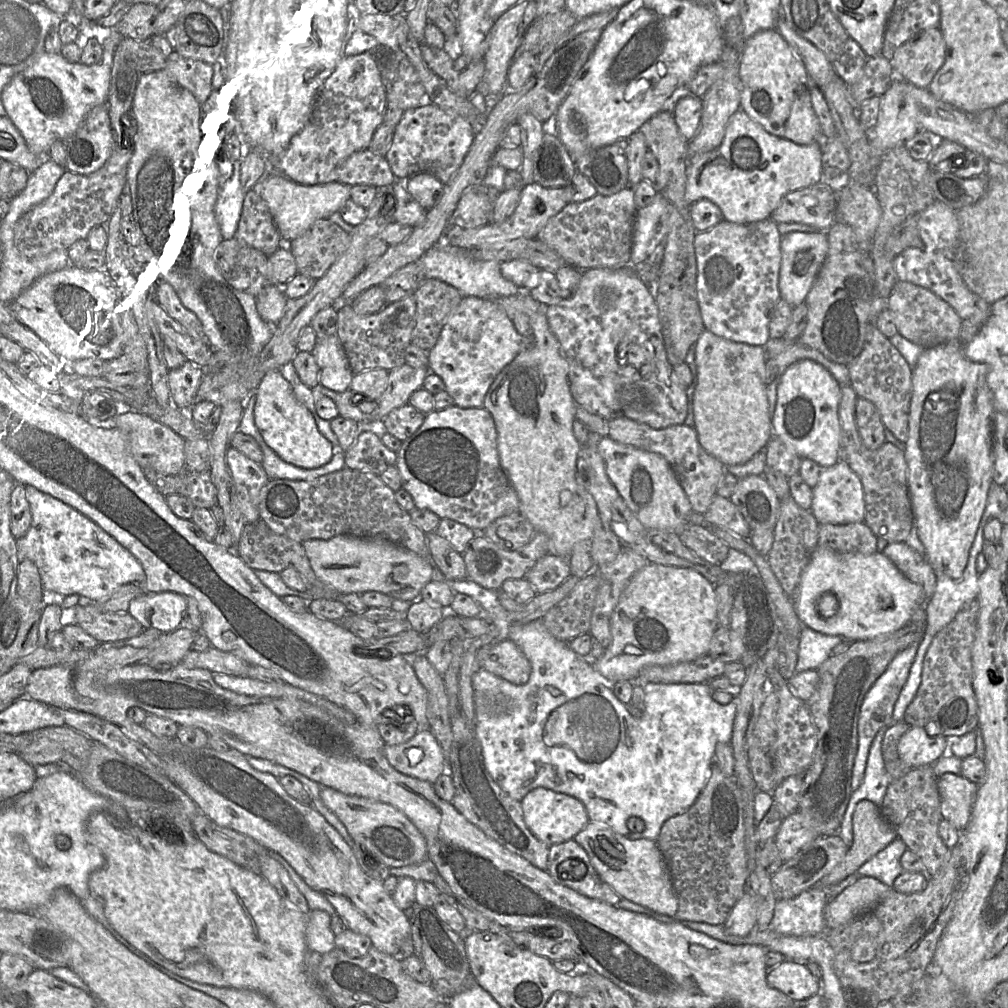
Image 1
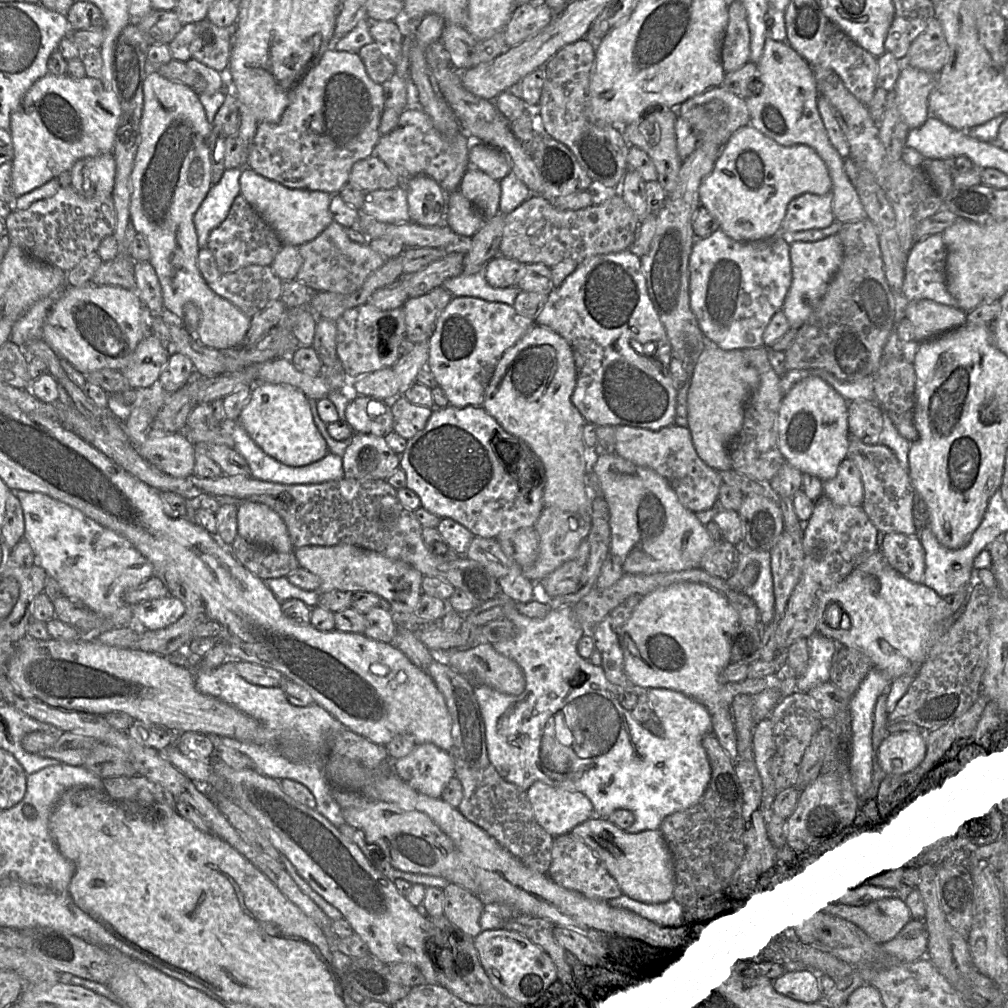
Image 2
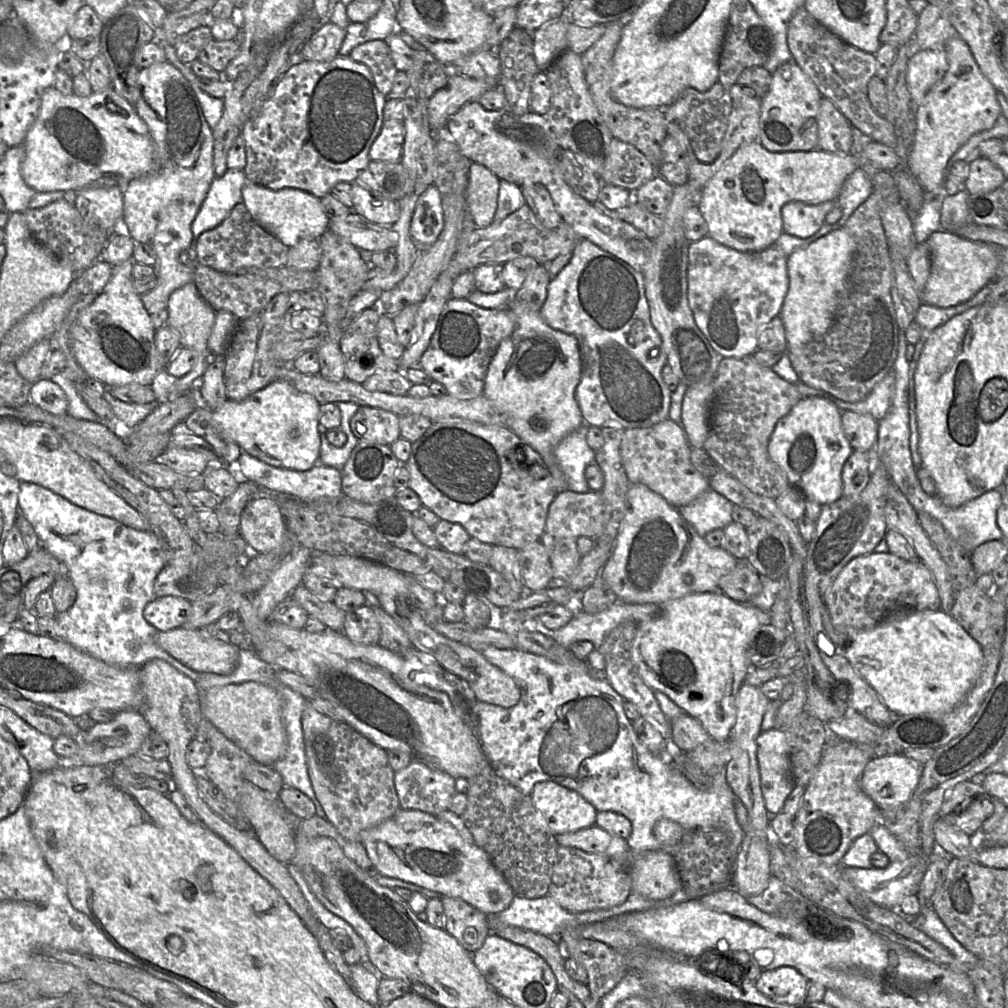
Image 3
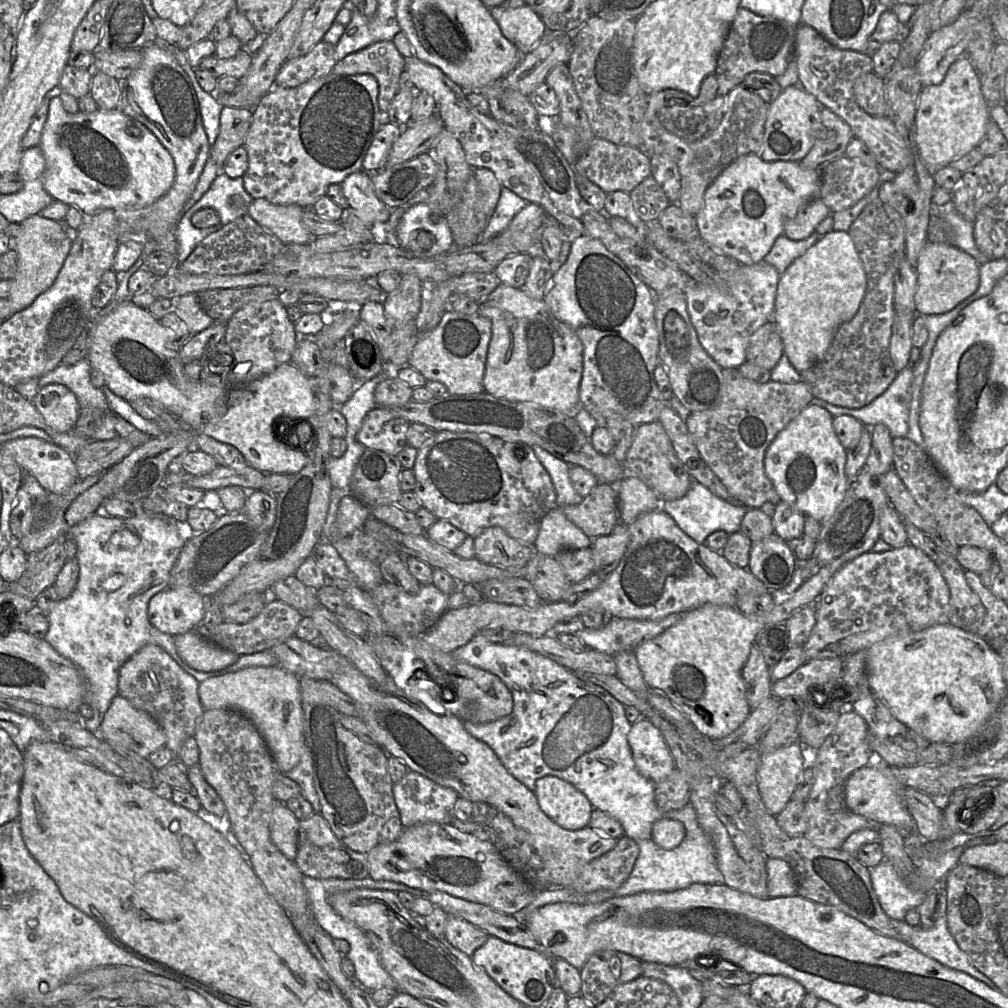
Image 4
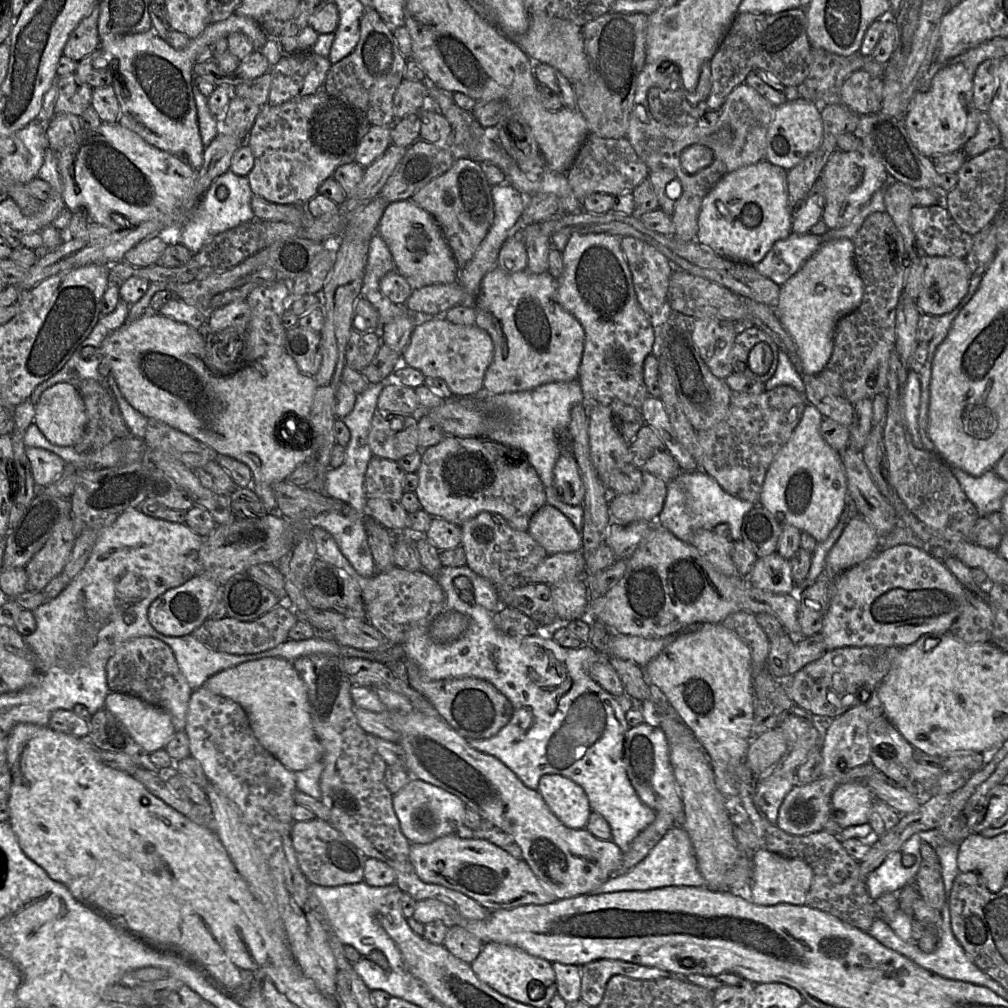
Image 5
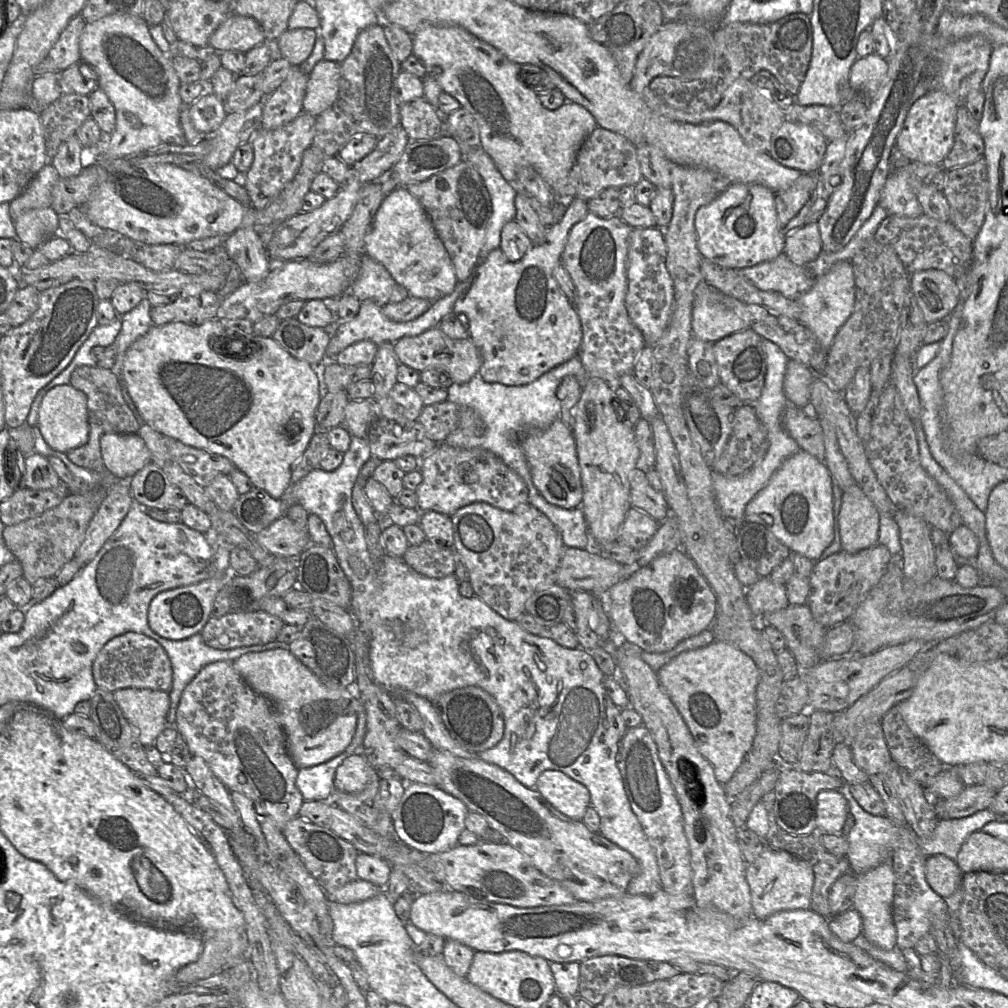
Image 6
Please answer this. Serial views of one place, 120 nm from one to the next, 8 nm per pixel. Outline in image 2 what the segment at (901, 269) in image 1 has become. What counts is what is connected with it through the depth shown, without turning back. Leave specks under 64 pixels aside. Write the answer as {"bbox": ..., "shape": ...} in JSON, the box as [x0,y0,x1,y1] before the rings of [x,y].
{"bbox":[902,234,957,306],"shape":[[[942,234],[927,236],[913,244],[906,258],[902,294],[908,301],[927,299],[947,306],[957,306],[947,289],[946,247]]]}

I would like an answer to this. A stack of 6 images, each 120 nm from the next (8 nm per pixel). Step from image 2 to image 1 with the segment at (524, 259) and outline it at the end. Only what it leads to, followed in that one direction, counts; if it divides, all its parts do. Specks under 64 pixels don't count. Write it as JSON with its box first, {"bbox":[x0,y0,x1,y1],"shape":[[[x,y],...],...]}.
{"bbox":[537,188,638,271],"shape":[[[625,188],[605,196],[596,194],[583,202],[568,203],[539,231],[537,240],[553,249],[566,264],[584,271],[591,268],[617,270],[631,266],[634,222],[638,207],[635,190]]]}

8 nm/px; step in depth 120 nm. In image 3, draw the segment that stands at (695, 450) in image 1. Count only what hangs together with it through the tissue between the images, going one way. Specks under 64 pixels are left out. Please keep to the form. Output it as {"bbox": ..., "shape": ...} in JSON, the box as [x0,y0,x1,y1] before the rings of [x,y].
{"bbox":[621,418,711,508],"shape":[[[670,418],[649,427],[626,429],[621,442],[621,458],[629,482],[646,485],[677,508],[711,489],[692,464],[690,454],[691,446],[682,425]]]}

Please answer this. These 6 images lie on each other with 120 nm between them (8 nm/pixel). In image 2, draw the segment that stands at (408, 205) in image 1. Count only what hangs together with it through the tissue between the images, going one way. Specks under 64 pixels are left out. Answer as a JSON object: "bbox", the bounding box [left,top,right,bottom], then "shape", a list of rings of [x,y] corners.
{"bbox":[361,184,411,224],"shape":[[[404,184],[392,189],[362,191],[364,203],[361,212],[389,224],[411,222]]]}

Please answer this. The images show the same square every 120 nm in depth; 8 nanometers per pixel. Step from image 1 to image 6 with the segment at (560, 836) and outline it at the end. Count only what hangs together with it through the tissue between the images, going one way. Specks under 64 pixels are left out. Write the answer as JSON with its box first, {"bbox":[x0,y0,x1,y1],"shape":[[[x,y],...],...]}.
{"bbox":[535,770,591,820],"shape":[[[559,770],[544,771],[535,789],[556,810],[574,820],[583,820],[591,804],[587,787]]]}

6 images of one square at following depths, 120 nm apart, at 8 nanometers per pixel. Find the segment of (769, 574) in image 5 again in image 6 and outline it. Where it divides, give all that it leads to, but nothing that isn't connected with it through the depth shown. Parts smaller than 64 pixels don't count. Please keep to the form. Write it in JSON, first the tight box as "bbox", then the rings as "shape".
{"bbox":[747,577,789,618],"shape":[[[760,577],[747,589],[747,602],[758,618],[782,610],[789,605],[786,585],[773,582],[770,577]]]}

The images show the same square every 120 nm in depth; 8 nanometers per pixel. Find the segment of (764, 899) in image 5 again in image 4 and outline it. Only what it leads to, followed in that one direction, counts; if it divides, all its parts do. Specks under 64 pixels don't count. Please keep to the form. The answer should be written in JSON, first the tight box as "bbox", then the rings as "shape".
{"bbox":[766,858,797,898],"shape":[[[779,858],[766,859],[768,898],[797,895],[797,882],[791,866]]]}

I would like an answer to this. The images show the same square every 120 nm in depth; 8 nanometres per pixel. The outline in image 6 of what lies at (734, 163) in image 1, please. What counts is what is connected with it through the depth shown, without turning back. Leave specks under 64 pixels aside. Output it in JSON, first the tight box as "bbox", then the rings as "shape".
{"bbox":[695,183,787,269],"shape":[[[732,183],[718,198],[701,207],[696,213],[695,228],[703,258],[722,267],[744,269],[783,253],[787,235],[779,227],[775,199],[776,193],[763,185]]]}

